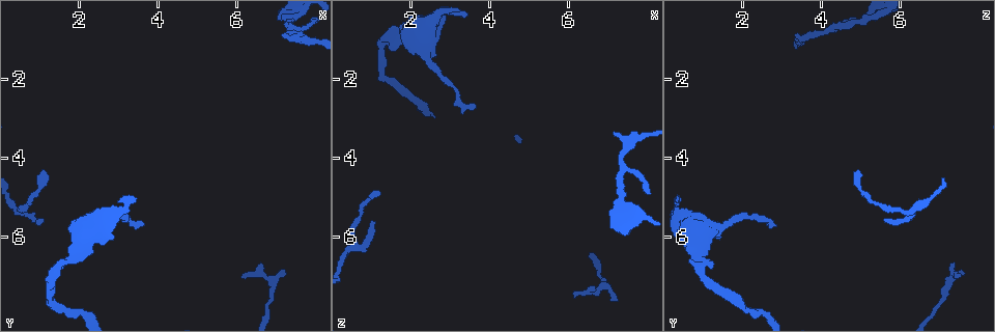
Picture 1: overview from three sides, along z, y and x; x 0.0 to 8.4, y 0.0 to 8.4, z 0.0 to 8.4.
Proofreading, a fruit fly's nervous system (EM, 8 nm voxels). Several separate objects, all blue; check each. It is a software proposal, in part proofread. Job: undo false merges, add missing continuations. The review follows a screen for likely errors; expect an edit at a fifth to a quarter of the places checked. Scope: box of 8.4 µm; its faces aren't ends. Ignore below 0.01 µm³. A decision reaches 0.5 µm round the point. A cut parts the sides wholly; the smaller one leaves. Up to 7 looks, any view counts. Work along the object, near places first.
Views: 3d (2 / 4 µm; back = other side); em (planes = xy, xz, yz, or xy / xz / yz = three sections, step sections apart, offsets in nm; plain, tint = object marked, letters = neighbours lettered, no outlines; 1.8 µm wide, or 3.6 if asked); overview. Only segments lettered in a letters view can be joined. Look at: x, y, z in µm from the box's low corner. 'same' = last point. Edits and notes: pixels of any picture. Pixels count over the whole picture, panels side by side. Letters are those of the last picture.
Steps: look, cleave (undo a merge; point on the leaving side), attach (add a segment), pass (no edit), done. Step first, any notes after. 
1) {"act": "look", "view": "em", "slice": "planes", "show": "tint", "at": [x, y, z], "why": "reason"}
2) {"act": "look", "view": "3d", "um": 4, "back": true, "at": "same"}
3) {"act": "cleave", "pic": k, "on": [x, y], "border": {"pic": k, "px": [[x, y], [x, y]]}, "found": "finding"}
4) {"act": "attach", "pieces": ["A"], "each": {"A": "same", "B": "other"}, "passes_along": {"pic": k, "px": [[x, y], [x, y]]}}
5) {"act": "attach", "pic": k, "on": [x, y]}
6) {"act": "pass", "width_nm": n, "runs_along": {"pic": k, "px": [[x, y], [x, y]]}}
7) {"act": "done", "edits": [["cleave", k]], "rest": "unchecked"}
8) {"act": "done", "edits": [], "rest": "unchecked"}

{"act": "look", "view": "em", "slice": "planes", "show": "letters", "at": [6.10, 7.00, 7.55], "why": "branch stops here"}

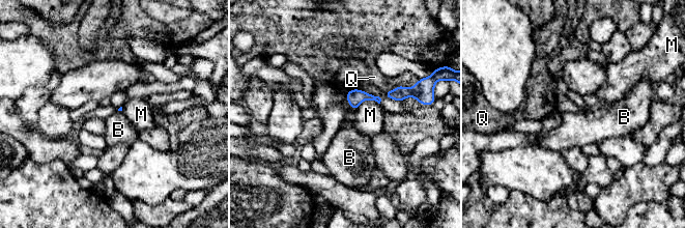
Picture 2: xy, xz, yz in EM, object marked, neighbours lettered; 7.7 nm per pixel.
{"act": "pass", "longest_contact_nm": ["M", 200], "each": {"B": "other", "M": "other", "Q": "other"}, "found": "none of them fits"}

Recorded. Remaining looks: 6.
{"act": "look", "view": "em", "slice": "planes", "show": "tint", "at": [1.05, 5.50, 5.60], "why": "thin end"}

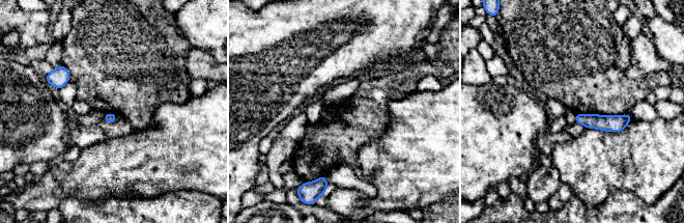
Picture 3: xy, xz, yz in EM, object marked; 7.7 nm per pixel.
{"act": "look", "view": "em", "slice": "planes", "show": "letters", "at": "same", "why": "what lies round it"}

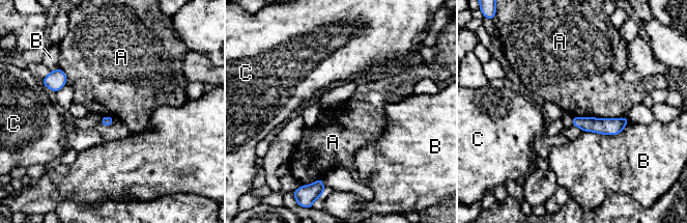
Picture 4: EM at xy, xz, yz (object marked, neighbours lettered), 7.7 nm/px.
{"act": "pass", "width_nm": 80, "each": {"A": "other", "B": "other", "C": "other"}, "runs_along": {"pic": 4, "px": [[625, 120], [619, 124], [574, 122]]}, "found": "none of them fits"}

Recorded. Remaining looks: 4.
{"act": "look", "view": "em", "slice": "planes", "show": "letters", "at": [7.35, 0.65, 4.30], "why": "arms part here"}

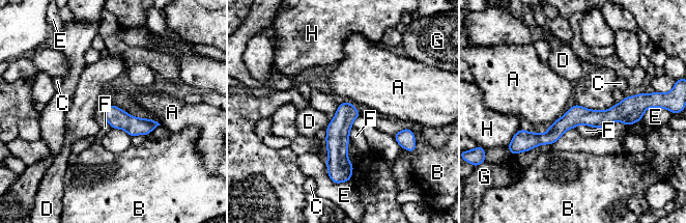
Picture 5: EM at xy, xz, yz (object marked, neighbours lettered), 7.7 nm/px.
{"act": "pass", "width_nm": 150, "each": {"A": "other", "B": "other", "C": "other", "D": "other", "E": "other", "F": "other", "G": "other", "H": "other"}, "runs_along": {"pic": 5, "px": [[637, 109], [573, 117], [548, 138], [517, 136]]}, "found": "one neuron here"}

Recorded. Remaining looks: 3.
{"act": "done", "edits": [], "rest": "unchecked"}

